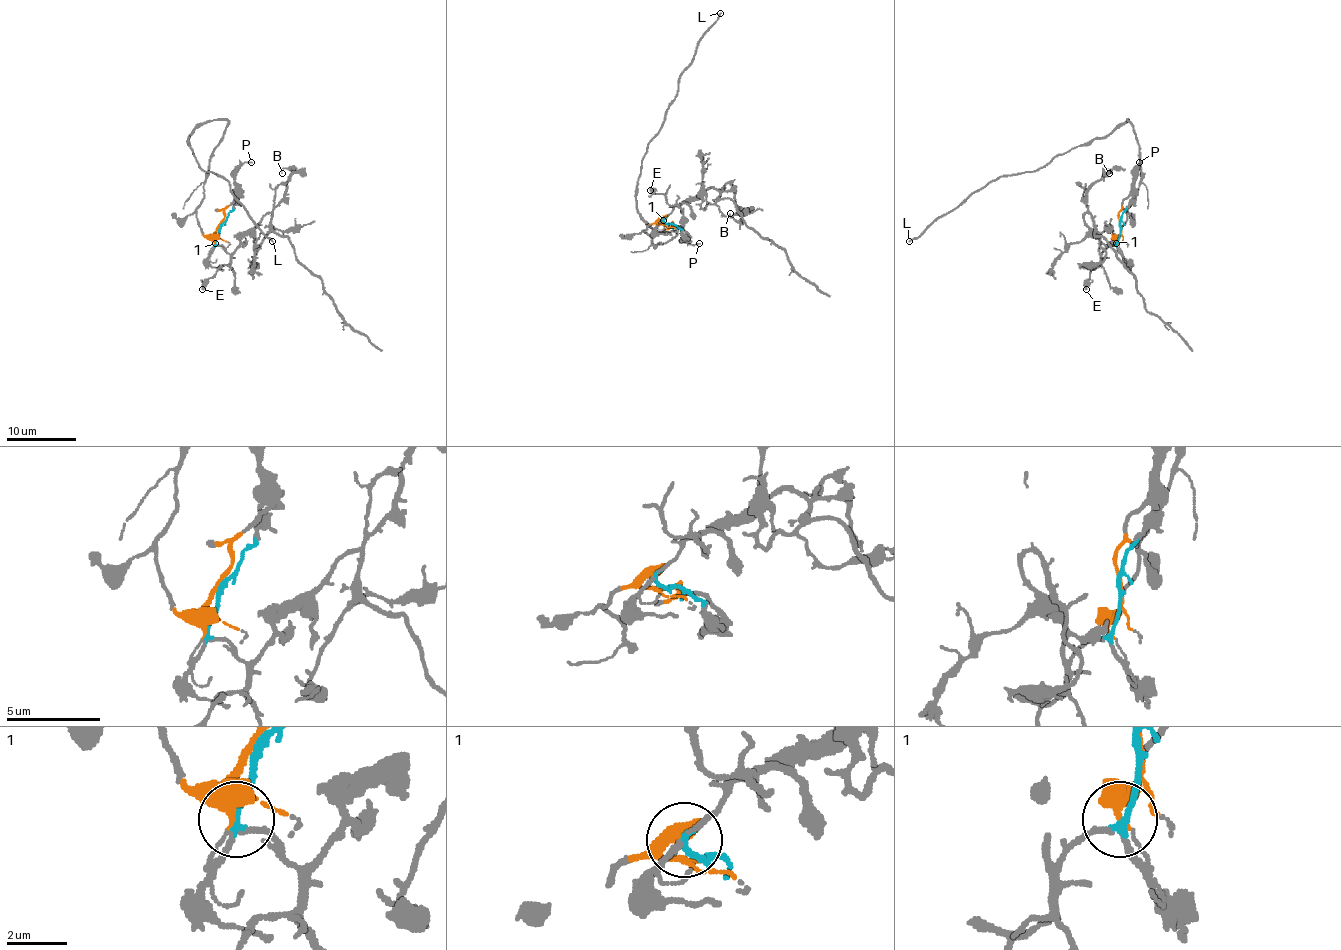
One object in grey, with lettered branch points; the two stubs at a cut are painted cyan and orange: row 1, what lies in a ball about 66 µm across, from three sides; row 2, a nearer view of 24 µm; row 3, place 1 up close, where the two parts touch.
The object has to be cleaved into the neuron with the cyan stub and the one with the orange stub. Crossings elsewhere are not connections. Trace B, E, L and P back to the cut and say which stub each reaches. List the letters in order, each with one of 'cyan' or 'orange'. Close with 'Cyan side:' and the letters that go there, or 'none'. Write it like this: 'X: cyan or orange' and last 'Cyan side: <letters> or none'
B: cyan
E: cyan
L: orange
P: orange
Cyan side: B, E

